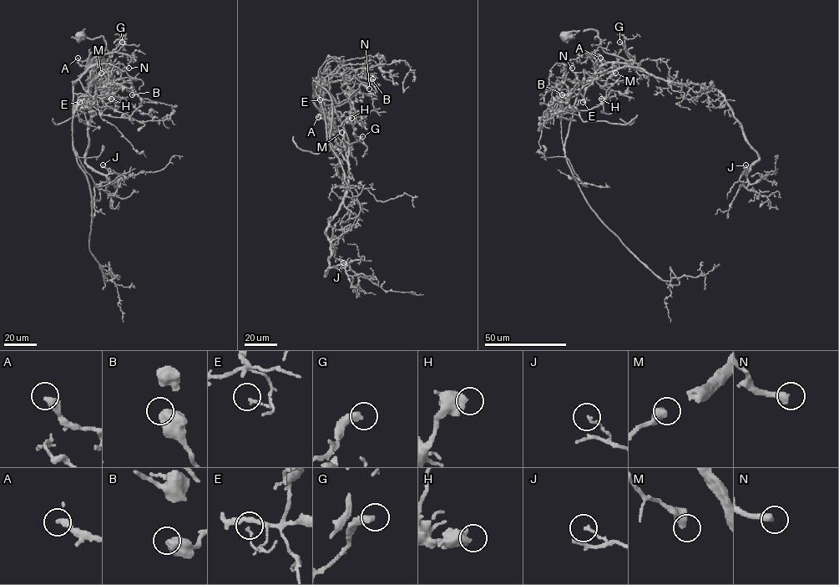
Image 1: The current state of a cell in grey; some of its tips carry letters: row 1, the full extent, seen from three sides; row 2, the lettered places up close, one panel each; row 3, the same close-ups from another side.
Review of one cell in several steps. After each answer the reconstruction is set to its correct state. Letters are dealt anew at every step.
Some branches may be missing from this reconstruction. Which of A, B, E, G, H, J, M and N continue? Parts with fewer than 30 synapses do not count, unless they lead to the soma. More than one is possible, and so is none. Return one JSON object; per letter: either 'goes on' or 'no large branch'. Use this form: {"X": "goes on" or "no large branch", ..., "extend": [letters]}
{"A": "no large branch", "B": "no large branch", "E": "no large branch", "G": "no large branch", "H": "no large branch", "J": "no large branch", "M": "no large branch", "N": "no large branch", "extend": []}

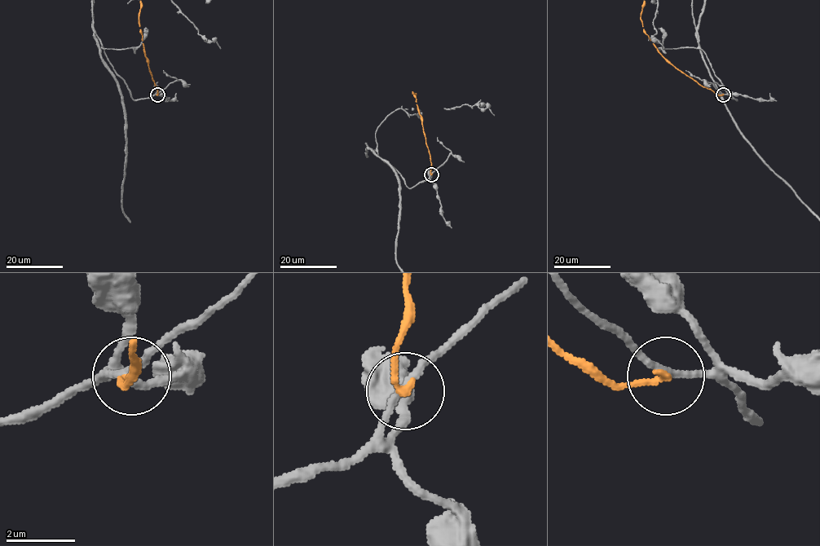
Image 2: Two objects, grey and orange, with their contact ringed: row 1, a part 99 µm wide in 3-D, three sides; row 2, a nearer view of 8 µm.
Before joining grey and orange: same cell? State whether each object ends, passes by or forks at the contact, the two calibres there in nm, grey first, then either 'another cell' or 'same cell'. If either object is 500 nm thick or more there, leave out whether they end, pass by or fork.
grey passes by; orange ends; calibres 190 and 200 nm; another cell

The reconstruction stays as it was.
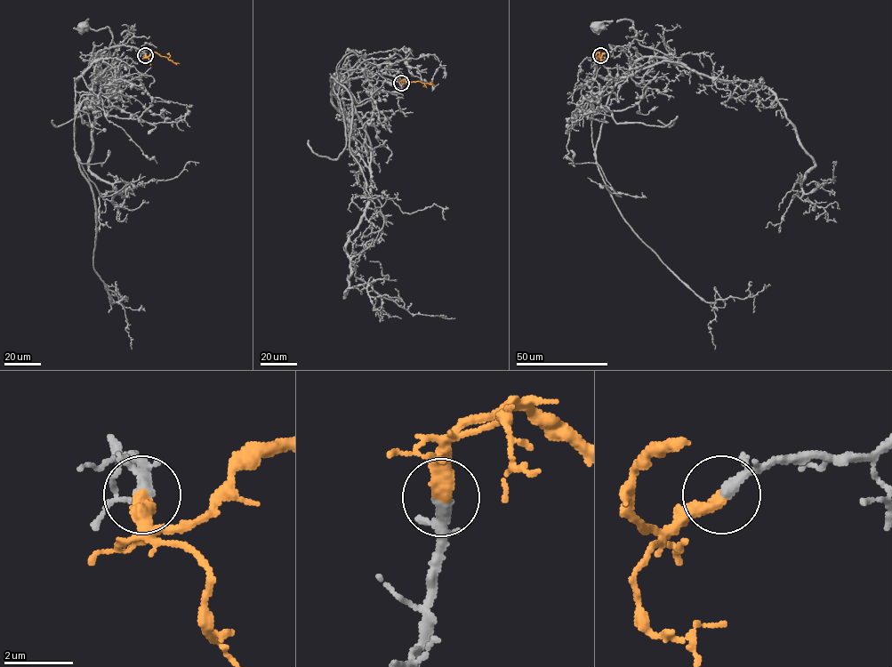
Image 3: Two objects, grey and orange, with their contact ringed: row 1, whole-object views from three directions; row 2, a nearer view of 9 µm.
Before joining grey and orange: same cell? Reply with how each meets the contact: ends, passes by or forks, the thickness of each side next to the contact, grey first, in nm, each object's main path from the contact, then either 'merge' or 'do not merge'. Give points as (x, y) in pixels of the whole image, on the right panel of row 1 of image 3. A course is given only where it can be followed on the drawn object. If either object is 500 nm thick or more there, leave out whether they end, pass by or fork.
grey passes by | orange ends | 260/440 nm | grey via (600, 55), (619, 46), (637, 71), (679, 61), (641, 45), (630, 20), (598, 28) | orange via (600, 55), (596, 56), (599, 52), (603, 63) | merge

